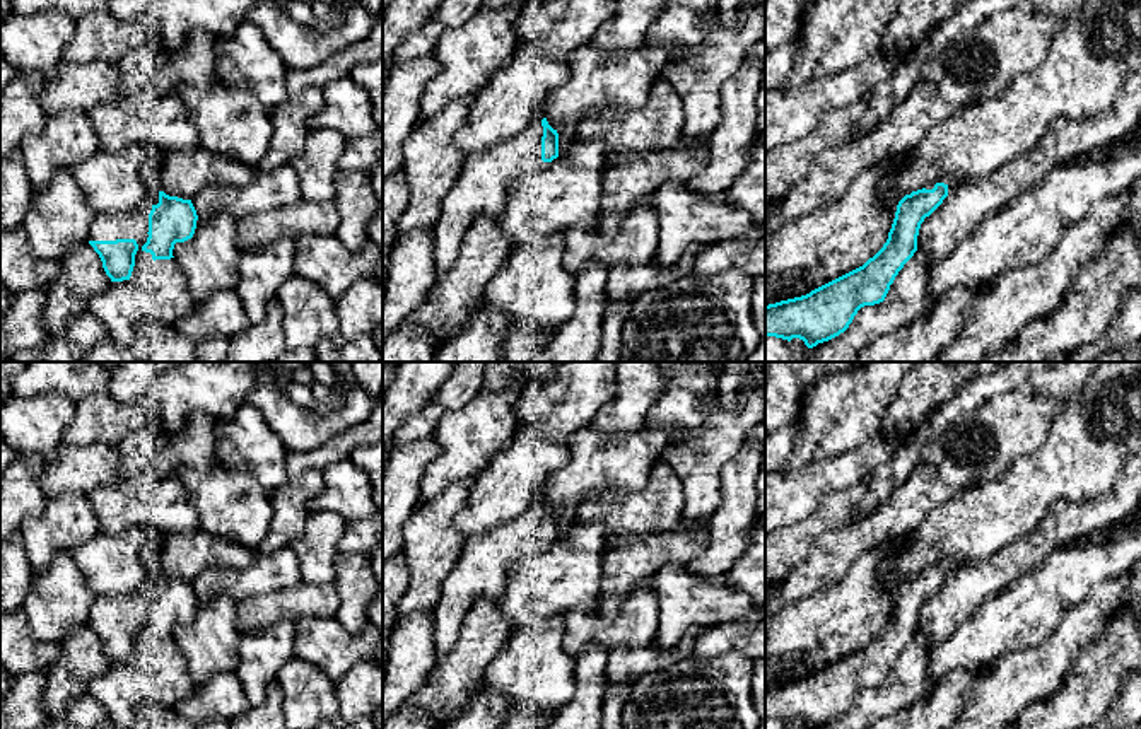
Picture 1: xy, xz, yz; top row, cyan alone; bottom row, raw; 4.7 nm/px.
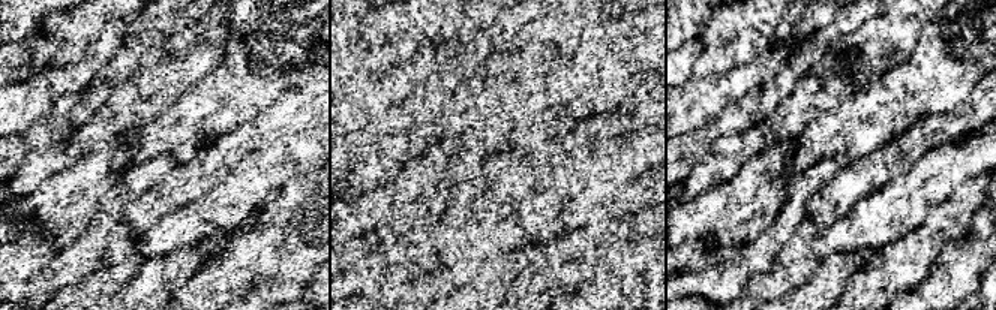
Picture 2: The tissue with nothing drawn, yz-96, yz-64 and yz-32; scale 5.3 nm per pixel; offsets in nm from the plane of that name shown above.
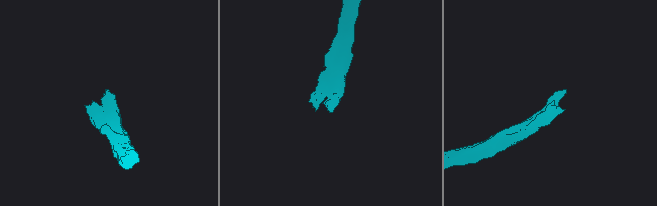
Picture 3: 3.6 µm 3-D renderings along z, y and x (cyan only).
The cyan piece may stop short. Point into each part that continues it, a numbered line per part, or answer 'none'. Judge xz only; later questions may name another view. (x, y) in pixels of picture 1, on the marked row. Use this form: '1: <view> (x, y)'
1: xz (482, 186)

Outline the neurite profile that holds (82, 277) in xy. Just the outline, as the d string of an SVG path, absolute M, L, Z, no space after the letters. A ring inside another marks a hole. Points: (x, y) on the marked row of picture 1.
M89 242L72 248L60 261L58 277L48 285L43 326L51 336L89 309L89 300L111 287L99 254Z

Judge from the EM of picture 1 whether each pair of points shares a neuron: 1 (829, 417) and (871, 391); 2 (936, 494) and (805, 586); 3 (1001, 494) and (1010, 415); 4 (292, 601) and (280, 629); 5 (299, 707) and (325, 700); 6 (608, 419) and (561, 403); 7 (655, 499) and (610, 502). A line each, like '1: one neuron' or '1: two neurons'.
1: one neuron
2: one neuron
3: two neurons
4: two neurons
5: one neuron
6: two neurons
7: one neuron

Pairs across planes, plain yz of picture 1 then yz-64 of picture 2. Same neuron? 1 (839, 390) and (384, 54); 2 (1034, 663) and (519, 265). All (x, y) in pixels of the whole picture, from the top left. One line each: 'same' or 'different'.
1: same
2: different

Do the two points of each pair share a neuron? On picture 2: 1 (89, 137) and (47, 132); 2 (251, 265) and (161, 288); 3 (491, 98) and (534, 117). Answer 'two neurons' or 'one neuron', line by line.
1: two neurons
2: two neurons
3: two neurons

